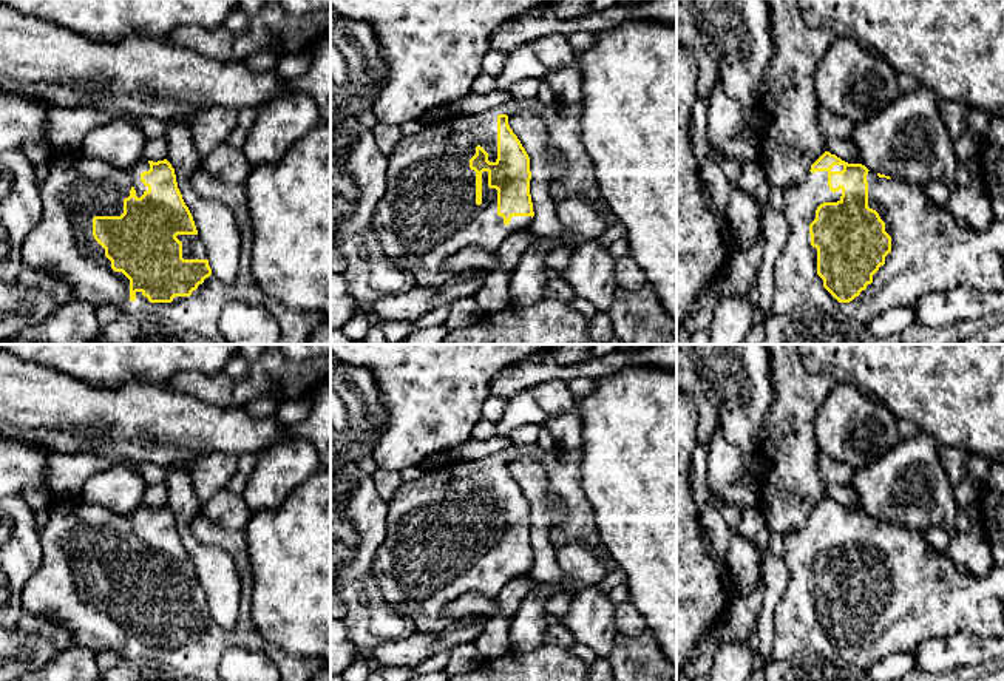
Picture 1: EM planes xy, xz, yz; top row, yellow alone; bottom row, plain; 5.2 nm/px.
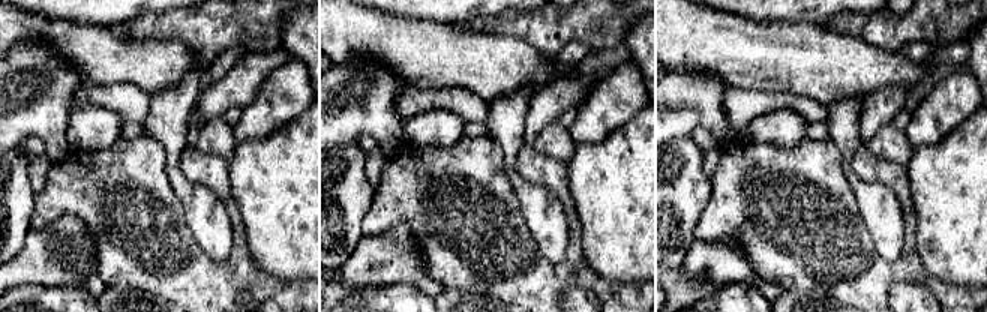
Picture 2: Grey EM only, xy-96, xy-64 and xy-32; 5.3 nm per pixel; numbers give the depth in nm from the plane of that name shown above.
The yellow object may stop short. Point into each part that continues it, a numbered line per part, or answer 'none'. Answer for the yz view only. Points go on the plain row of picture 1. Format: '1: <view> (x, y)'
1: yz (930, 598)

